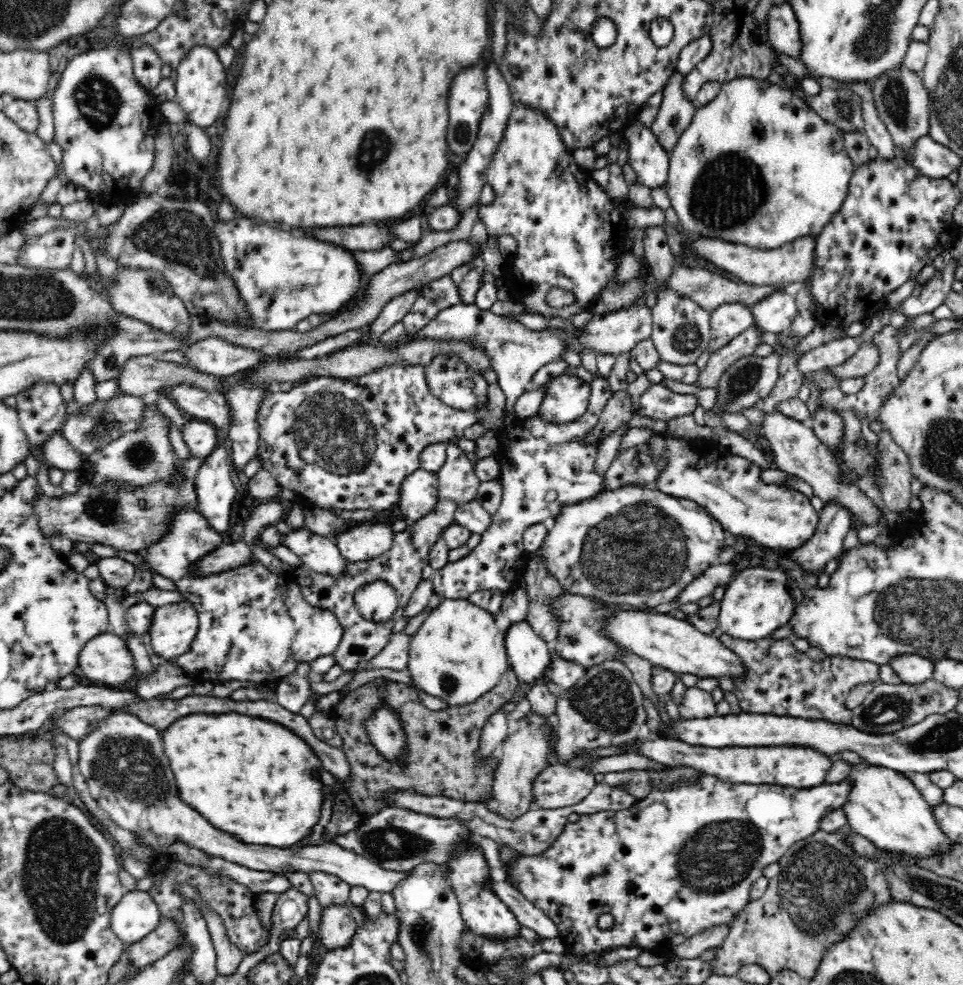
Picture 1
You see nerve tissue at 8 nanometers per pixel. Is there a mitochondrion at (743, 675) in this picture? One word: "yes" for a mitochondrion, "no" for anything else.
no

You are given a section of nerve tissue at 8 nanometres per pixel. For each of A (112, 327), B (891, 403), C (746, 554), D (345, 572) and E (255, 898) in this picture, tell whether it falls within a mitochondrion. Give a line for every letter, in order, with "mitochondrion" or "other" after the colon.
A: other
B: other
C: other
D: other
E: other

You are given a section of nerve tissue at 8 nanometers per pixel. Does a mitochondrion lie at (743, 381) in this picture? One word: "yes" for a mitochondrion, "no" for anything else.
yes

